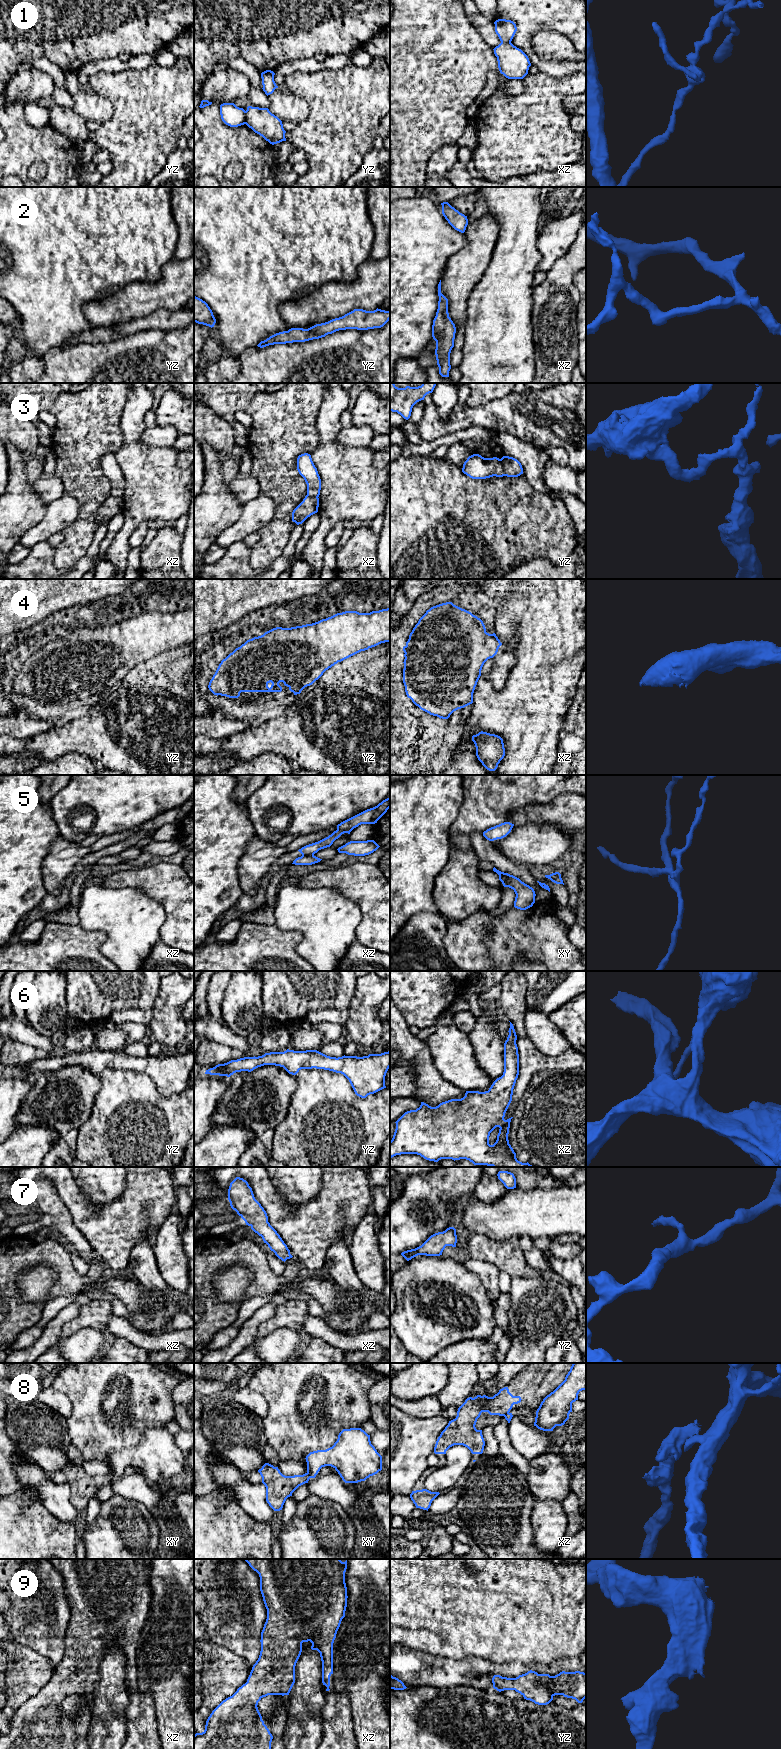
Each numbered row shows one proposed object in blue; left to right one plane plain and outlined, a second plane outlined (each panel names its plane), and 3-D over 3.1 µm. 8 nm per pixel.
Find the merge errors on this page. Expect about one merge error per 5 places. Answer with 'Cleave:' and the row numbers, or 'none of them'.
Cleave: 1, 3, 5, 8

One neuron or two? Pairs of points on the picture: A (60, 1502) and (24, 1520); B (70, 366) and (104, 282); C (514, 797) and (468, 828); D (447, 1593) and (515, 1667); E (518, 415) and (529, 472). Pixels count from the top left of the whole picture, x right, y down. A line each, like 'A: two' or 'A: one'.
A: two
B: two
C: one
D: two
E: two

